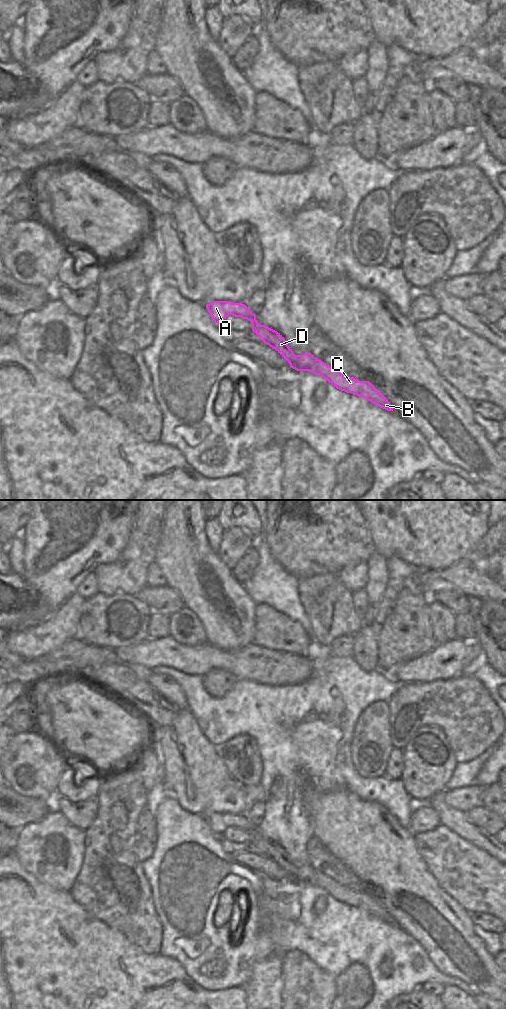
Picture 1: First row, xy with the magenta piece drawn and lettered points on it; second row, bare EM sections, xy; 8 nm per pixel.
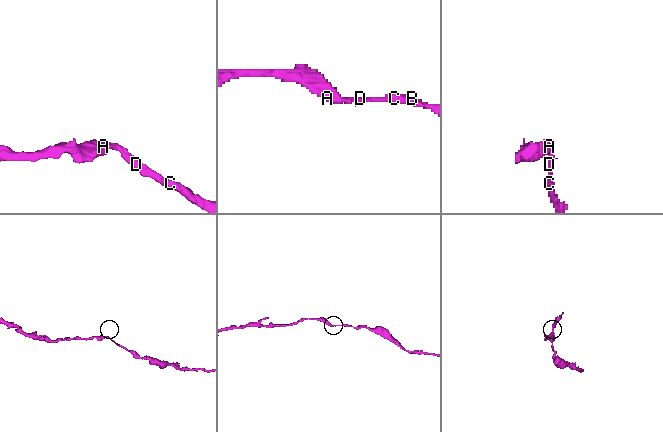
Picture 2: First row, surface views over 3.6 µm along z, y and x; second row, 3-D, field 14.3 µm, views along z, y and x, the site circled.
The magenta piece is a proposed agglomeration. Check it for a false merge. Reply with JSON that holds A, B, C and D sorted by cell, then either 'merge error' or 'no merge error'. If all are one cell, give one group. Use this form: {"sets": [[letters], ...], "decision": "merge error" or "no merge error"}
{"sets": [["A", "B", "C", "D"]], "decision": "no merge error"}

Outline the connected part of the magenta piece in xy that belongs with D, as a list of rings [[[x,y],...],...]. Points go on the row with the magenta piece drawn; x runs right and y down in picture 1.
[[[213,301],[207,304],[206,308],[212,320],[220,327],[223,327],[222,322],[229,315],[249,320],[252,324],[252,331],[265,344],[275,349],[290,364],[291,368],[319,375],[341,391],[363,397],[387,411],[393,411],[388,399],[369,381],[359,381],[353,377],[343,375],[333,367],[317,359],[310,352],[295,355],[284,337],[277,331],[261,325],[256,320],[256,315],[245,304],[231,301]]]

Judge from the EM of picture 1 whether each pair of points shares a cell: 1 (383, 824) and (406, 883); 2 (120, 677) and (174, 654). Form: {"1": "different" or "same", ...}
{"1": "same", "2": "different"}

